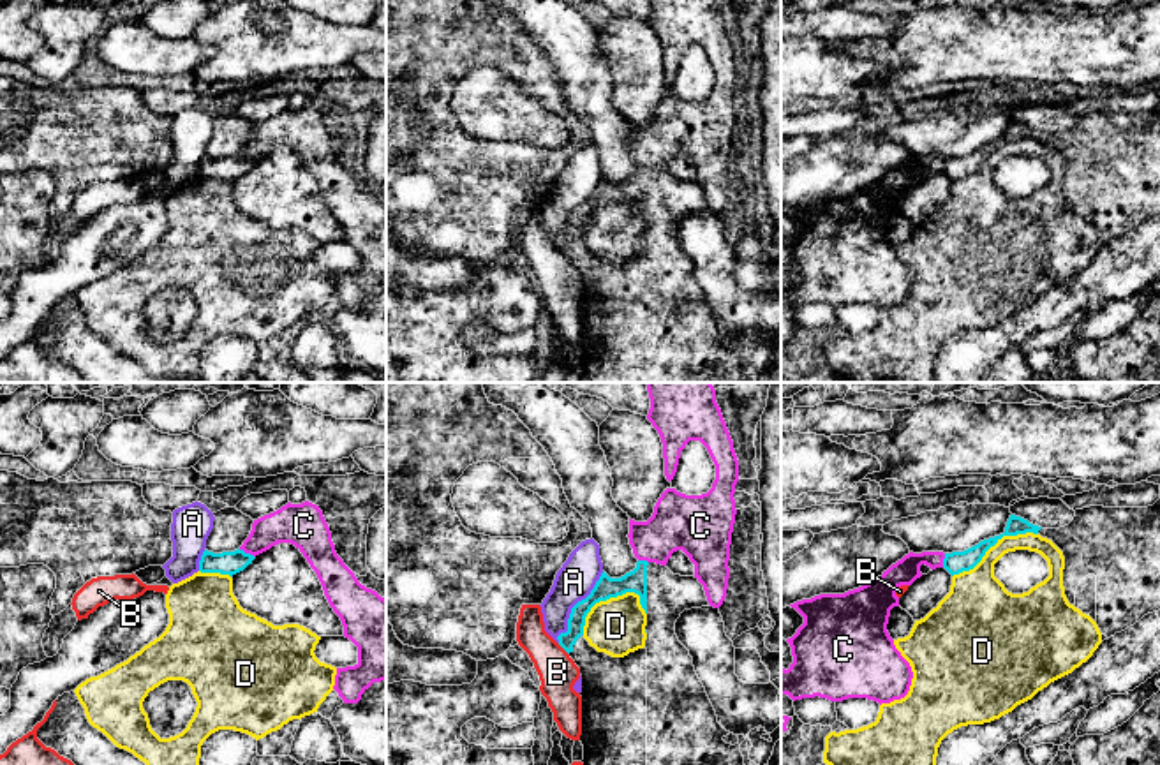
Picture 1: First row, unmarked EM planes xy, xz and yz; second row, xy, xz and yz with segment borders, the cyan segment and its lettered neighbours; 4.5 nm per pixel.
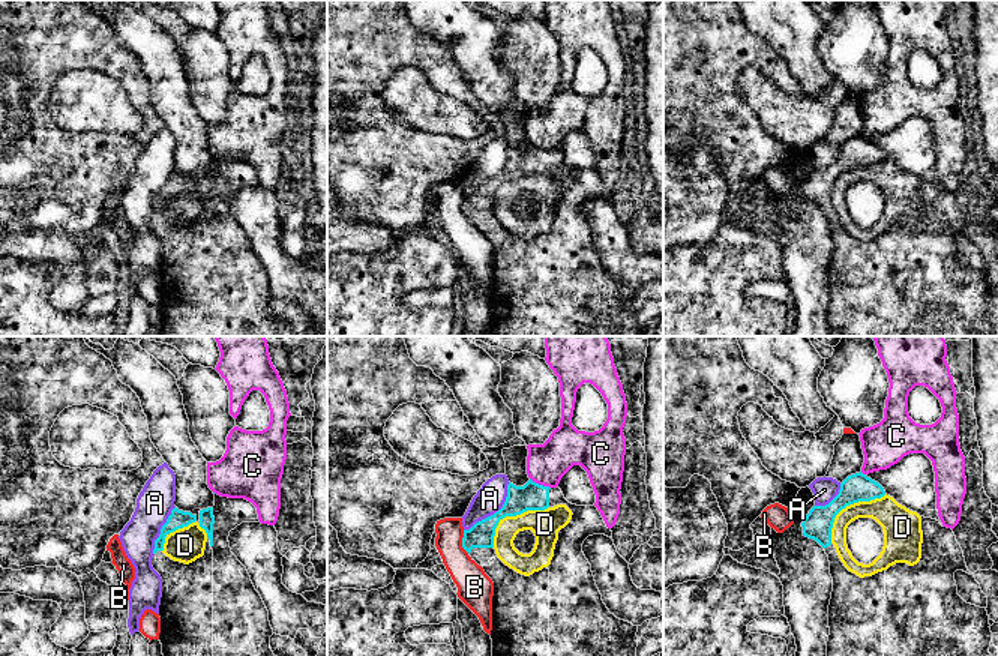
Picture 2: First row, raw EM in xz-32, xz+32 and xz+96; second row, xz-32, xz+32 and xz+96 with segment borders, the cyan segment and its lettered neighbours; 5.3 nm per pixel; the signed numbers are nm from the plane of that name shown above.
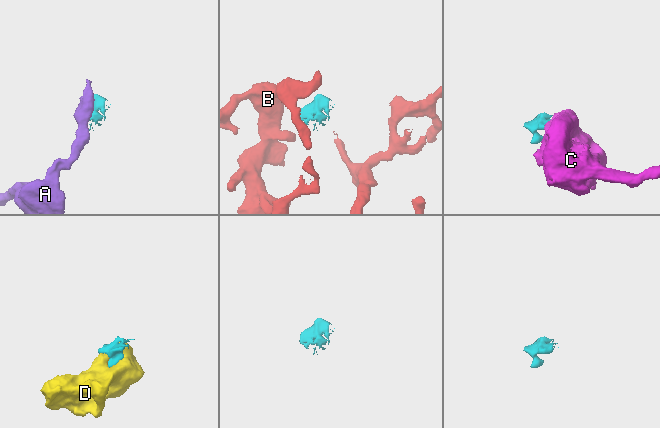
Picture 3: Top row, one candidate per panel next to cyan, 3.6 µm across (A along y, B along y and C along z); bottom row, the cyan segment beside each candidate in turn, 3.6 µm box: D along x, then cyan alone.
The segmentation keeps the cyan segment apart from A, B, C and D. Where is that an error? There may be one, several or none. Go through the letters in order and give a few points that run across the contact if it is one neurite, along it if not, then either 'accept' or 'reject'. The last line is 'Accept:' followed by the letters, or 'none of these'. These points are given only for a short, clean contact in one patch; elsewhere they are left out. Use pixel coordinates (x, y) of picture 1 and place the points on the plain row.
A: reject
B: line xz (557, 249), (568, 259); reject
C: line xy (238, 154), (254, 163); reject
D: reject
Accept: none of these

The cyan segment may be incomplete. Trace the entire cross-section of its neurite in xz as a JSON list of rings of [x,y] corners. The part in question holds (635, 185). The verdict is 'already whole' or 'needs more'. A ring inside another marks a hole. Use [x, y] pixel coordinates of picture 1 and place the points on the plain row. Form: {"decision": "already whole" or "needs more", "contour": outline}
{"decision": "needs more", "contour": [[[638,166],[636,173],[621,183],[610,183],[605,176],[591,199],[578,206],[569,219],[568,236],[557,241],[559,250],[569,259],[582,280],[582,340],[585,382],[747,382],[740,349],[744,340],[737,340],[735,351],[723,344],[730,340],[719,328],[716,316],[700,287],[689,256],[675,240],[675,227],[684,215],[709,212],[703,190],[695,182],[673,180],[666,171]],[[635,197],[647,219],[645,252],[624,263],[612,263],[598,257],[584,243],[585,222],[591,213],[610,203]]]}

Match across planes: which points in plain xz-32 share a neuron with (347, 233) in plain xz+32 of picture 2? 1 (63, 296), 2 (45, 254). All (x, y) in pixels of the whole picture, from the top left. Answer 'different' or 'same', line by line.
1: same
2: same

